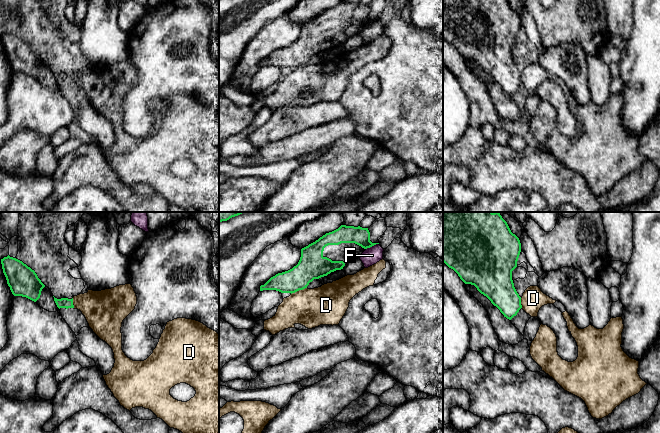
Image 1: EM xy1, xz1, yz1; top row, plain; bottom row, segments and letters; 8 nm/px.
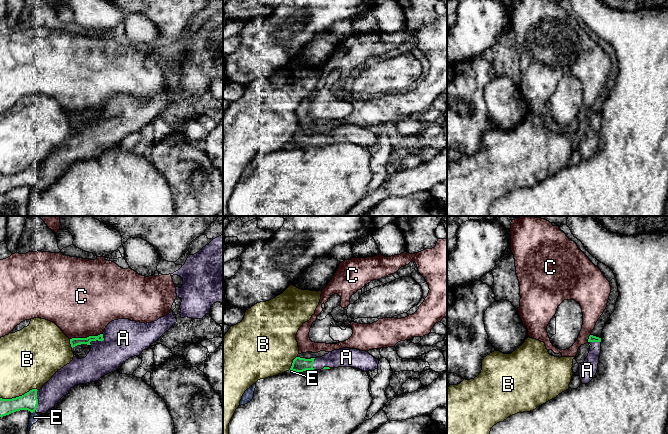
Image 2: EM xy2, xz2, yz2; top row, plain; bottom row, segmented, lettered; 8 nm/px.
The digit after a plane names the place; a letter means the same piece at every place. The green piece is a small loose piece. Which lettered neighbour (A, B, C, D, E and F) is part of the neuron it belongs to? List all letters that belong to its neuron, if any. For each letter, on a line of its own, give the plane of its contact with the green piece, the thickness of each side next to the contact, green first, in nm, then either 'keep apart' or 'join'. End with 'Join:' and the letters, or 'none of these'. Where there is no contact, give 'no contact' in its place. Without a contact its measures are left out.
A: xy2 | 70/320 nm | join
B: xy2 | 140/380 nm | keep apart
C: xy2 | 70/480 nm | keep apart
D: xz1 | 220/320 nm | keep apart
E: xy2 | 140/70 nm | keep apart
F: xz1 | 140/140 nm | keep apart
Join: A

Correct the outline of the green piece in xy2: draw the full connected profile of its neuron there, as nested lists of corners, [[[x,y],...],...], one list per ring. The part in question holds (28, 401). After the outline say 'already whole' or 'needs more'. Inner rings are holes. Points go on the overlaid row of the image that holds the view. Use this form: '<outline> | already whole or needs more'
[[[171,310],[168,315],[146,324],[129,319],[118,319],[110,322],[104,332],[98,336],[70,339],[72,348],[81,344],[90,345],[91,349],[87,356],[78,359],[74,355],[73,360],[58,370],[40,390],[32,389],[24,395],[12,399],[0,398],[0,417],[20,410],[45,414],[75,385],[98,381],[101,377],[116,371],[129,358],[139,356],[177,322],[175,317],[176,315]]] | needs more

